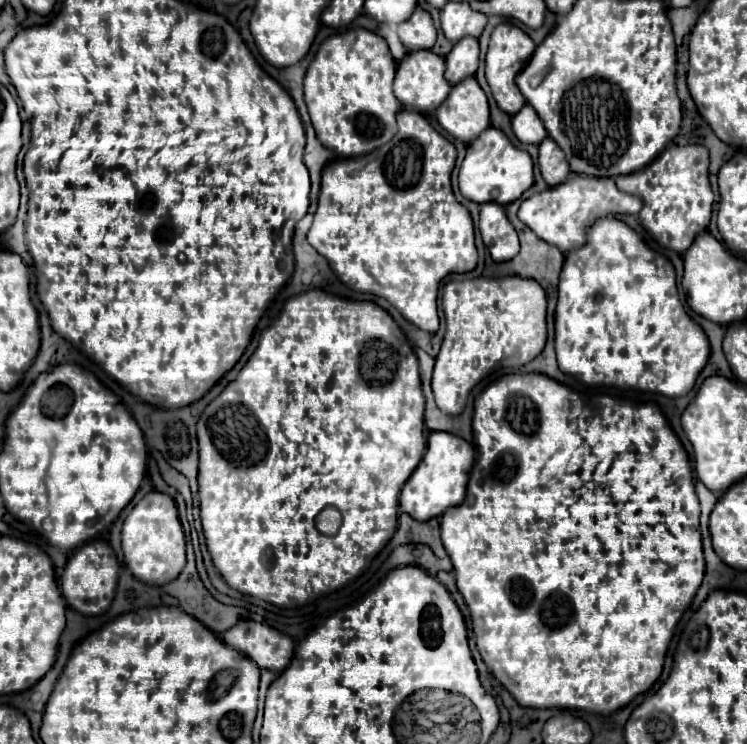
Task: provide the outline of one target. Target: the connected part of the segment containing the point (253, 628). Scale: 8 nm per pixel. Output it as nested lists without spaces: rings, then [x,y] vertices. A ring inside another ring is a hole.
[[[240,620],[224,632],[222,640],[234,650],[246,654],[260,668],[272,672],[282,672],[290,664],[294,652],[294,642],[290,636],[254,620]]]

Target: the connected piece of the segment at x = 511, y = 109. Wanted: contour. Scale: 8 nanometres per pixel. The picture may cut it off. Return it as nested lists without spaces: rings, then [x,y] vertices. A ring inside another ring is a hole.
[[[506,22],[498,24],[490,36],[490,46],[488,46],[488,54],[486,54],[486,80],[490,84],[496,104],[500,106],[500,110],[504,110],[510,116],[514,116],[514,112],[518,112],[518,108],[522,108],[522,104],[526,104],[514,78],[528,64],[534,48],[536,48],[536,44],[530,40],[530,36],[514,24],[506,24]]]

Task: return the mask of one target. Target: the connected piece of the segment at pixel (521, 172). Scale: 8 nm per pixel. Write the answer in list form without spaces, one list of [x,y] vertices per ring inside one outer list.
[[[490,126],[486,128],[470,146],[466,152],[466,158],[460,166],[458,174],[458,186],[460,194],[472,202],[484,204],[484,202],[498,202],[498,204],[510,204],[518,200],[534,182],[532,176],[532,158],[526,150],[516,148],[508,136]]]

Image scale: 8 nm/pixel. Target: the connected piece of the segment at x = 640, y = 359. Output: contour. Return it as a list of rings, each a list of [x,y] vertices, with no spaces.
[[[600,218],[586,230],[584,246],[580,246],[576,250],[570,250],[566,254],[566,260],[564,260],[564,268],[562,268],[560,284],[558,284],[558,306],[556,306],[556,356],[558,356],[558,366],[562,368],[564,374],[572,374],[588,386],[598,386],[598,384],[628,386],[628,388],[658,392],[658,394],[664,394],[668,398],[678,398],[678,396],[686,396],[694,388],[694,382],[696,382],[698,374],[702,372],[702,368],[708,362],[710,344],[708,344],[708,338],[706,338],[704,330],[686,314],[686,310],[684,310],[684,306],[678,298],[676,274],[674,274],[672,262],[664,256],[664,266],[662,266],[662,254],[650,250],[642,242],[642,238],[630,226],[626,226],[622,220]]]

